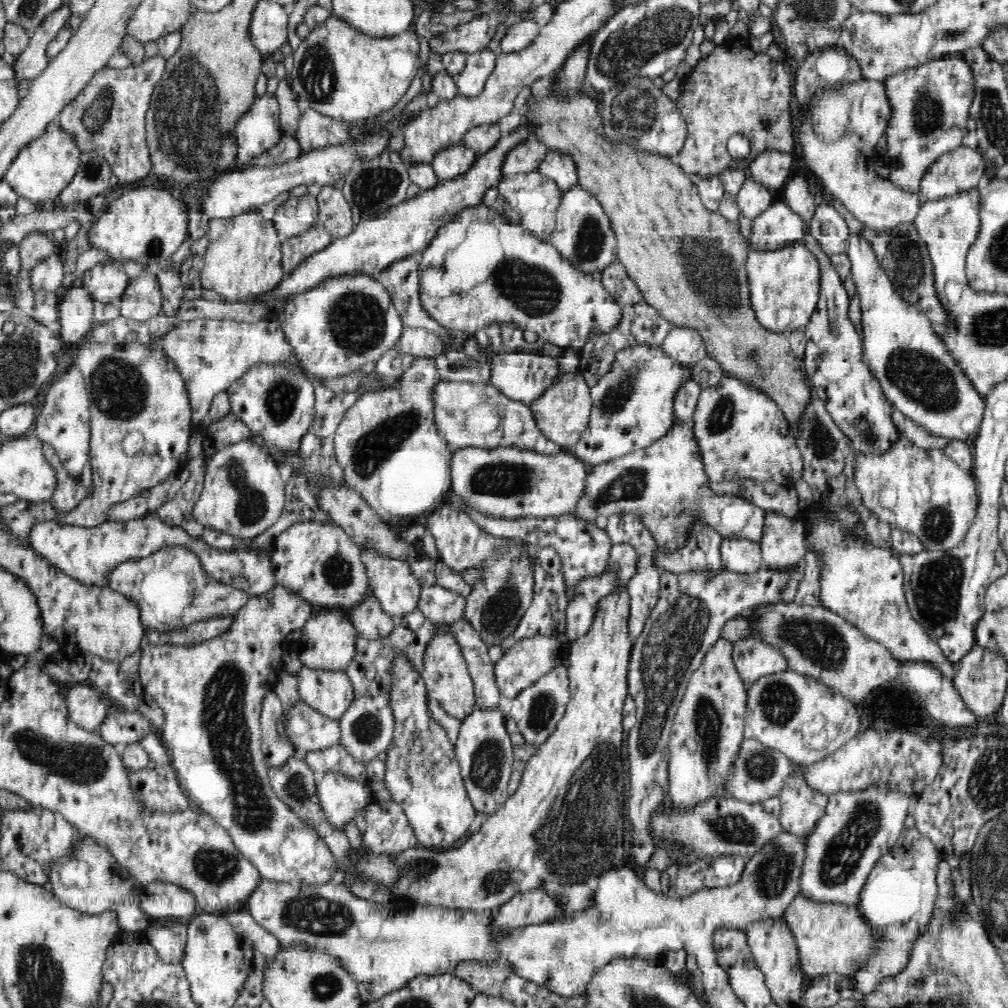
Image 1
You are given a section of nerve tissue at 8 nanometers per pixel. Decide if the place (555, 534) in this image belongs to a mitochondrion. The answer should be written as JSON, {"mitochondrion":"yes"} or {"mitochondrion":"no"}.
{"mitochondrion":"no"}

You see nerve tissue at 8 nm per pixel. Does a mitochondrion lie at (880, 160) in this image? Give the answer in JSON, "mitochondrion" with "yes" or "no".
{"mitochondrion":"no"}

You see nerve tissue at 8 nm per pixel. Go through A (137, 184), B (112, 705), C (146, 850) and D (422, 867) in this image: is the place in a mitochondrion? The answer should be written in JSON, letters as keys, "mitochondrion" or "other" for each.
{"A":"other","B":"other","C":"other","D":"mitochondrion"}

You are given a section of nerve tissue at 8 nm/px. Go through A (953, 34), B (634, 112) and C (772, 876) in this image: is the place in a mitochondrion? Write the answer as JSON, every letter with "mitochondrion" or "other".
{"A":"mitochondrion","B":"mitochondrion","C":"mitochondrion"}

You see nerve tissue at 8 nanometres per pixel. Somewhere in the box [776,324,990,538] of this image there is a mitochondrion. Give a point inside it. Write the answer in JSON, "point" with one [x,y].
{"point":[920,376]}

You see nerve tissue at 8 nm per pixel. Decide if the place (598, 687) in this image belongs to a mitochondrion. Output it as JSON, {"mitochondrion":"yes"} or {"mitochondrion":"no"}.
{"mitochondrion":"no"}

